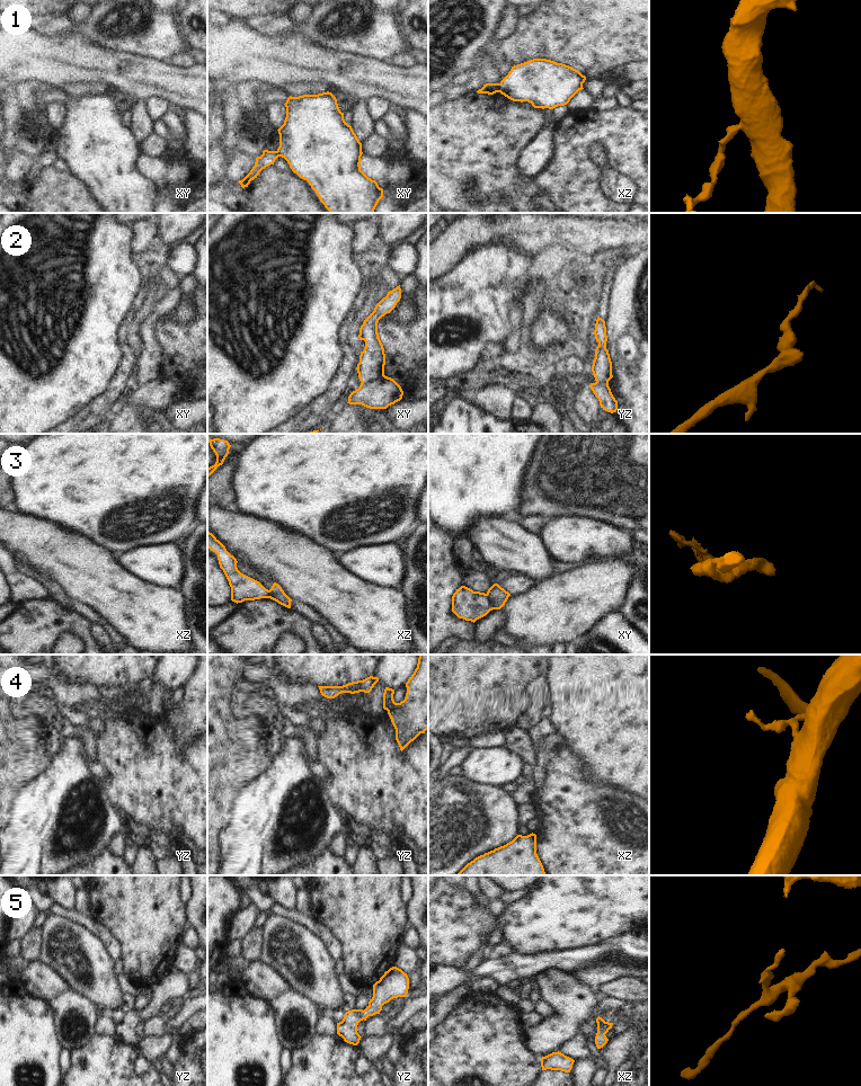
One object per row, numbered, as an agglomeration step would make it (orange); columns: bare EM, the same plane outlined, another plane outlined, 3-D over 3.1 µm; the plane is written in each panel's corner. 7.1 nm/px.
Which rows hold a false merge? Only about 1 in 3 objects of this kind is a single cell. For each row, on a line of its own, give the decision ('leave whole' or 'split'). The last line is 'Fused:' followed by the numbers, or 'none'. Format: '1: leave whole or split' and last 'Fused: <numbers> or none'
1: split
2: split
3: split
4: split
5: leave whole
Fused: 1, 2, 3, 4

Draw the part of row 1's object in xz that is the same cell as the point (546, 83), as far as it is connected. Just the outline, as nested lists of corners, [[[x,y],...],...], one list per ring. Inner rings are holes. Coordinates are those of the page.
[[[533,59],[512,66],[498,92],[513,101],[529,101],[534,108],[567,105],[583,88],[586,77],[578,70],[547,59]]]

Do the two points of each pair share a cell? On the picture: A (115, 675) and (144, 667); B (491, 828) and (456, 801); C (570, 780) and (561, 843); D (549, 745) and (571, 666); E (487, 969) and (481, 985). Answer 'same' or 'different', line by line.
A: same
B: same
C: same
D: different
E: different

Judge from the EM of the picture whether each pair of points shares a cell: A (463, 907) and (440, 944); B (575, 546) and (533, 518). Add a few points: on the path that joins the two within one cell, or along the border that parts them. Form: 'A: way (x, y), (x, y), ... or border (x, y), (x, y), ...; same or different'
A: way (454, 916), (440, 931), (440, 935); same
B: border (546, 519), (538, 533); different

